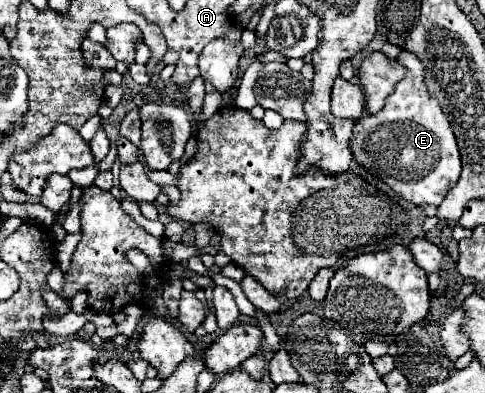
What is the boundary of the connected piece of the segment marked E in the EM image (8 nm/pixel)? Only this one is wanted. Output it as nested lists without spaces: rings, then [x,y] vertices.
[[[406,50],[398,56],[398,62],[406,66],[406,78],[396,84],[396,90],[386,98],[386,104],[378,114],[374,116],[366,114],[356,122],[350,148],[352,148],[354,160],[364,164],[374,176],[388,182],[392,190],[400,194],[404,200],[416,206],[426,206],[426,204],[438,206],[448,194],[448,190],[452,190],[460,178],[460,152],[458,152],[448,118],[442,114],[440,104],[434,98],[430,98],[426,92],[422,62],[412,52],[406,52]]]

